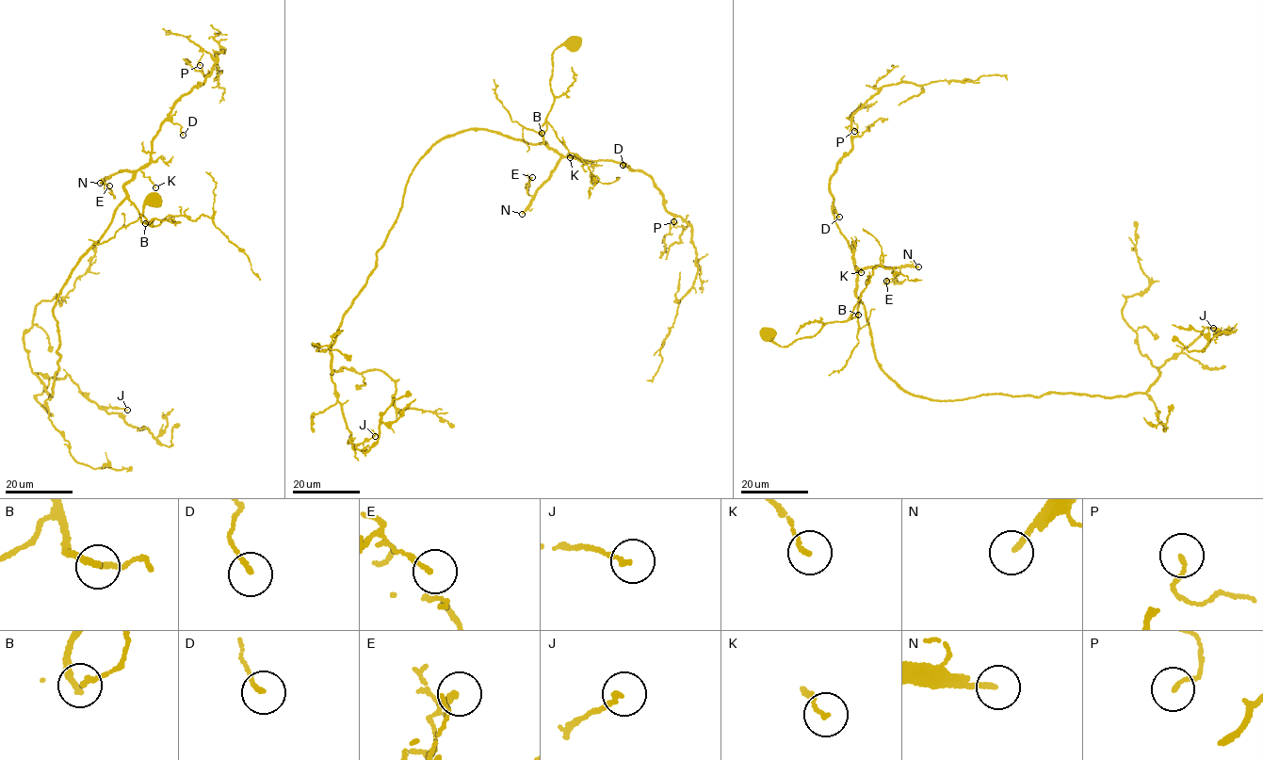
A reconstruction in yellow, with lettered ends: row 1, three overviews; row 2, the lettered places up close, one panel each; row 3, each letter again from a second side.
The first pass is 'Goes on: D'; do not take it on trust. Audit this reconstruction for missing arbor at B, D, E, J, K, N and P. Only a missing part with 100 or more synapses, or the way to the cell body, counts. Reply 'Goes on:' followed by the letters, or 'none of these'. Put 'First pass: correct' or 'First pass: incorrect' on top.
First pass: incorrect
Goes on: N

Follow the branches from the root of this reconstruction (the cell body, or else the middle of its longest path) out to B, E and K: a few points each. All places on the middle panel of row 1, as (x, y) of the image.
B: (573, 46), (562, 45), (553, 52), (550, 82), (553, 104), (547, 116), (546, 130), (542, 133)
E: (573, 46), (553, 52), (553, 104), (540, 131), (542, 143), (560, 157), (533, 196), (527, 193), (532, 177)
K: (573, 46), (562, 45), (553, 52), (550, 82), (553, 104), (540, 131), (542, 143), (570, 157)

